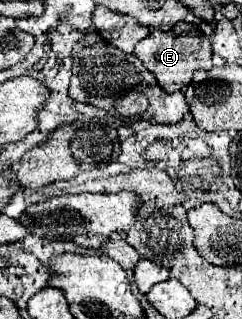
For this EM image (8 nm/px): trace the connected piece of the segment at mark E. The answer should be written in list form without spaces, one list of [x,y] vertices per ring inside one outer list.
[[[179,21],[169,31],[151,31],[143,41],[139,41],[135,45],[133,53],[155,75],[157,83],[167,93],[175,93],[175,91],[187,87],[191,83],[191,77],[195,71],[211,69],[211,43],[209,43],[207,35],[197,31],[197,27],[187,21]]]

